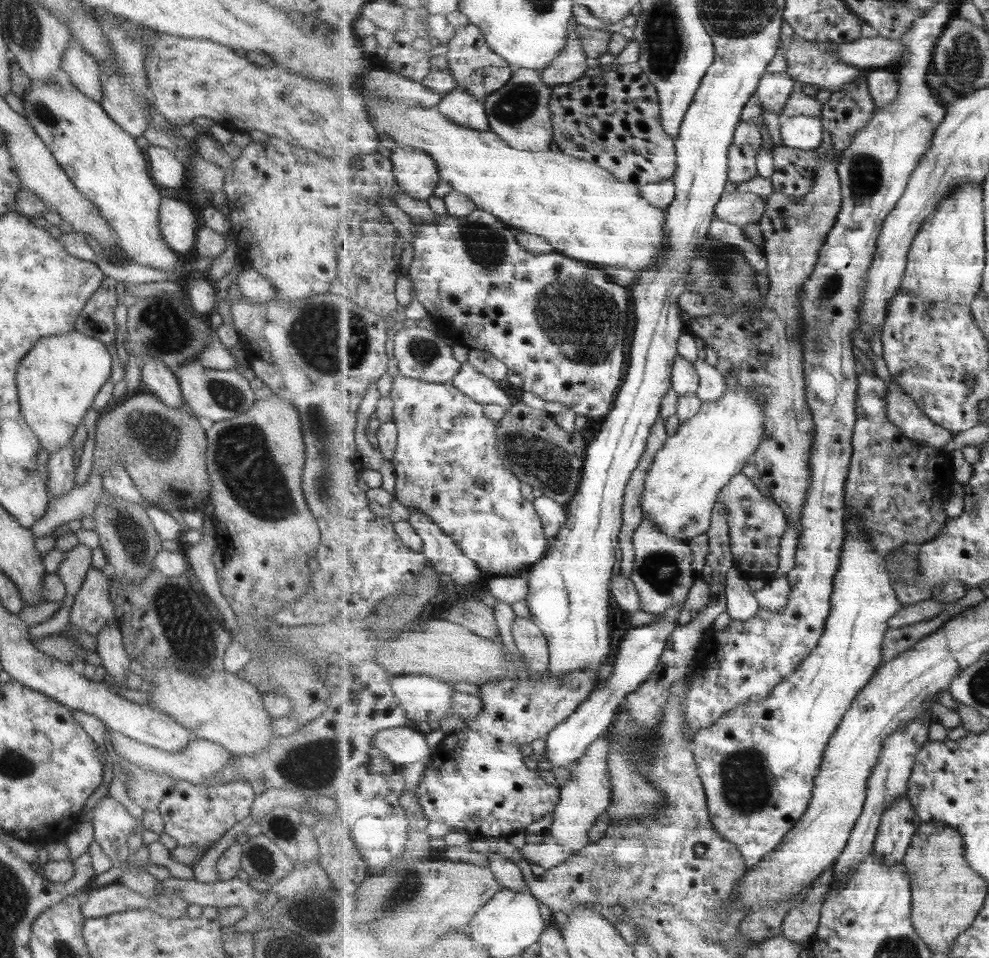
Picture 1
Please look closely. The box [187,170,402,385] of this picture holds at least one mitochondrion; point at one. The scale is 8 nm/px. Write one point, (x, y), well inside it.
(326, 339)

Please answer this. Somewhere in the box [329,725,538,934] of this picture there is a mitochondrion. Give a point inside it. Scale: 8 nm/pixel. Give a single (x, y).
(417, 880)

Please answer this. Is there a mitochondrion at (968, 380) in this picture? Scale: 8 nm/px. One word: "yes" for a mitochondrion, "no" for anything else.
no

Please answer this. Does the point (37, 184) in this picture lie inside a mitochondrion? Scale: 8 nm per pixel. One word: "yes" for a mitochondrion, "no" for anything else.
no

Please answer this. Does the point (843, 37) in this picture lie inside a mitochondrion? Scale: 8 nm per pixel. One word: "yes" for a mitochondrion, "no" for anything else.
no

